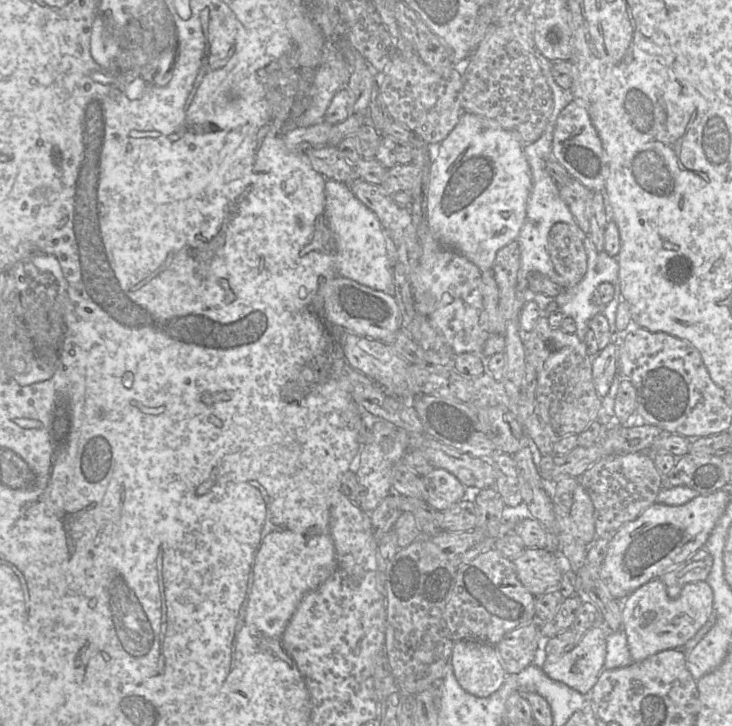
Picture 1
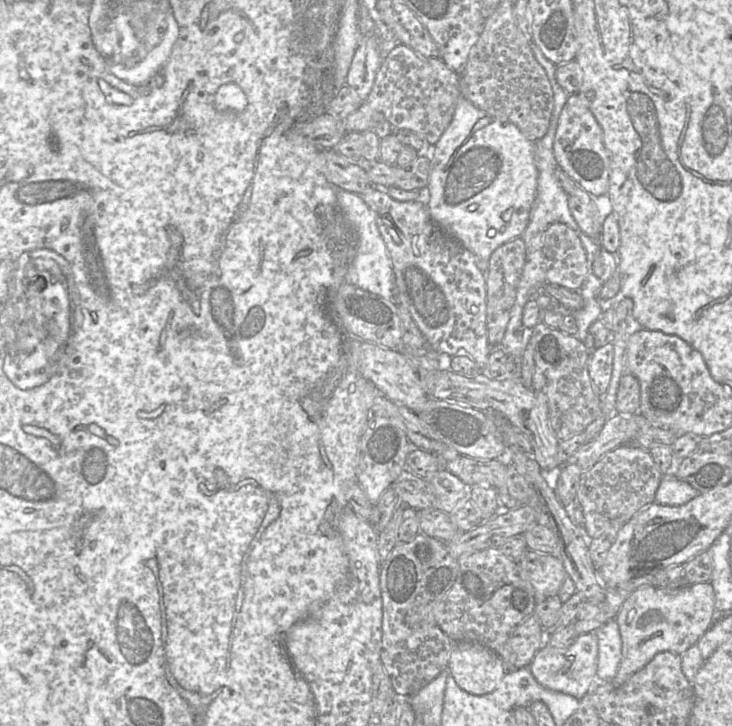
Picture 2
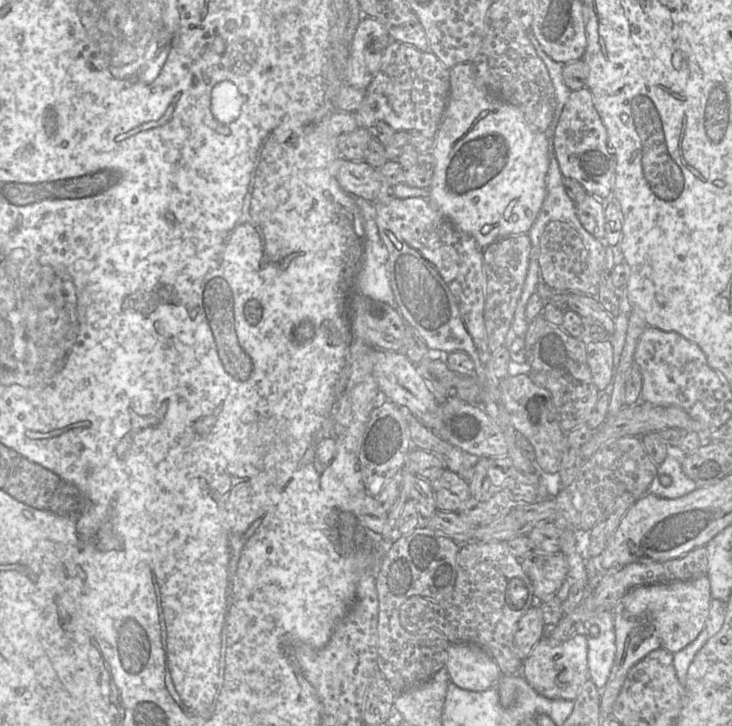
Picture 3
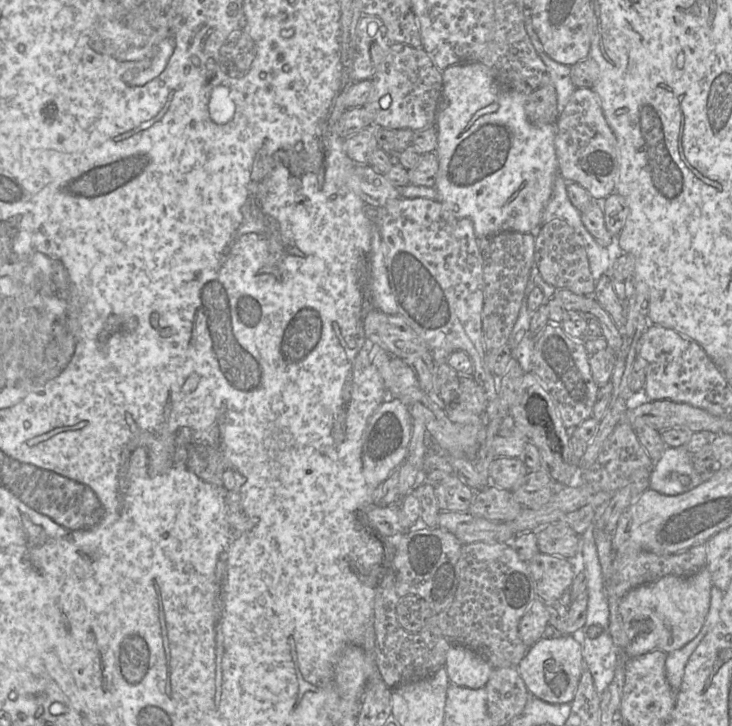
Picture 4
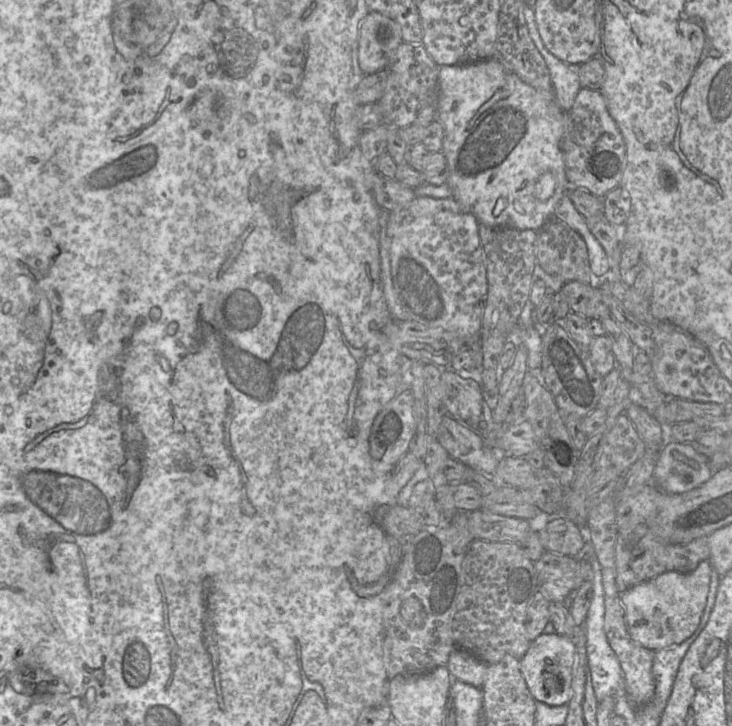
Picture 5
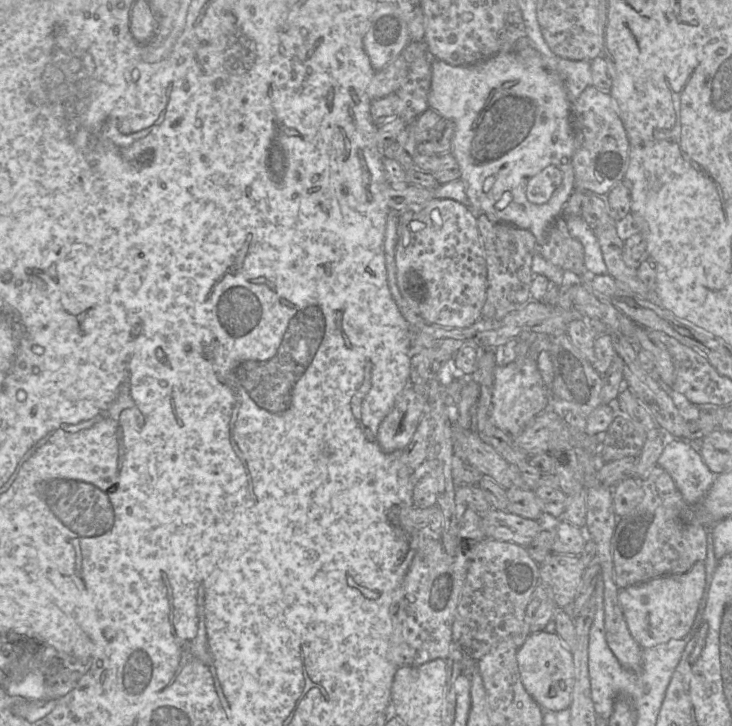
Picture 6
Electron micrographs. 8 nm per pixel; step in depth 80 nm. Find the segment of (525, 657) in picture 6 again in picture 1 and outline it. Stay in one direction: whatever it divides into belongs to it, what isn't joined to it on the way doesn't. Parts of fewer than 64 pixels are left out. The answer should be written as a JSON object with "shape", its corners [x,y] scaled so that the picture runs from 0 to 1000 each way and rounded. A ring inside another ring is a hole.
{"shape":[[[813,861],[762,910],[747,912],[736,906],[728,915],[739,919],[754,937],[768,939],[802,957],[825,923],[829,873],[824,861]]]}

